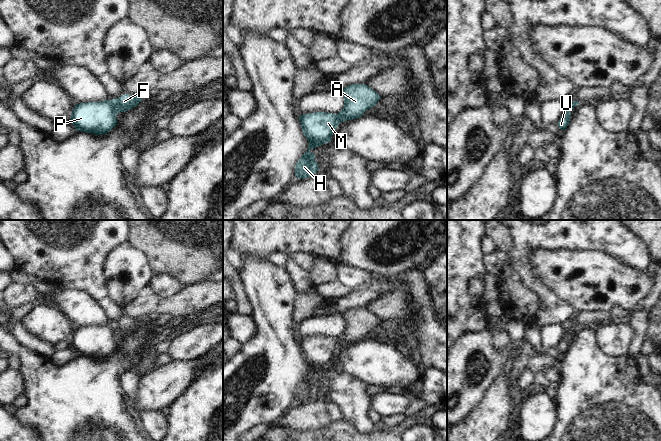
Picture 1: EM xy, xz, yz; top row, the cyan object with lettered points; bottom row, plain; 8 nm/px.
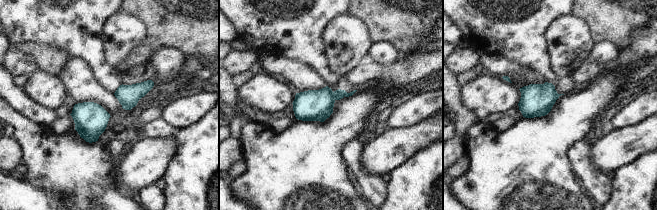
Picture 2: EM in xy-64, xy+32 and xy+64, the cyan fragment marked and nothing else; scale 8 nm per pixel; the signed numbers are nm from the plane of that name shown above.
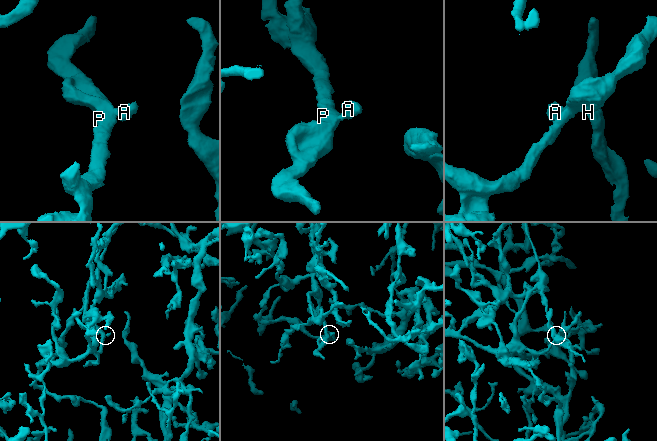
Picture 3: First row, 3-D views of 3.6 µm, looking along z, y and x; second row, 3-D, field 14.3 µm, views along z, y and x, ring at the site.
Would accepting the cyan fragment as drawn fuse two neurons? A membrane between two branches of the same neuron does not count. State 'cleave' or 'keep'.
cleave

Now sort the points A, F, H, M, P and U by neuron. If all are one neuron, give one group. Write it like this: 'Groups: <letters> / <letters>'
Groups: A F / H M P U.

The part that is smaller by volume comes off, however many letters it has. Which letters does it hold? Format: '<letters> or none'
A, F

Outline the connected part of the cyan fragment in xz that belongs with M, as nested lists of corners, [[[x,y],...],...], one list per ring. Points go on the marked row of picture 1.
[[[315,112],[299,116],[301,128],[309,145],[308,150],[302,155],[295,166],[295,177],[304,179],[312,176],[318,170],[314,153],[309,150],[331,142],[333,132],[339,125],[337,114]]]

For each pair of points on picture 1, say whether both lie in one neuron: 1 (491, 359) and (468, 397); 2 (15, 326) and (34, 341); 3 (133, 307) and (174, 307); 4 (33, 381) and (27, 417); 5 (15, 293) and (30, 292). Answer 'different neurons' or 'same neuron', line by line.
1: same neuron
2: same neuron
3: same neuron
4: same neuron
5: same neuron

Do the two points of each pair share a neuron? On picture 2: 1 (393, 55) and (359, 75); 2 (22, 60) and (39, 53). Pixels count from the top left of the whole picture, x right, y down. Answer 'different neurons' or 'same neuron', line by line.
1: different neurons
2: different neurons

